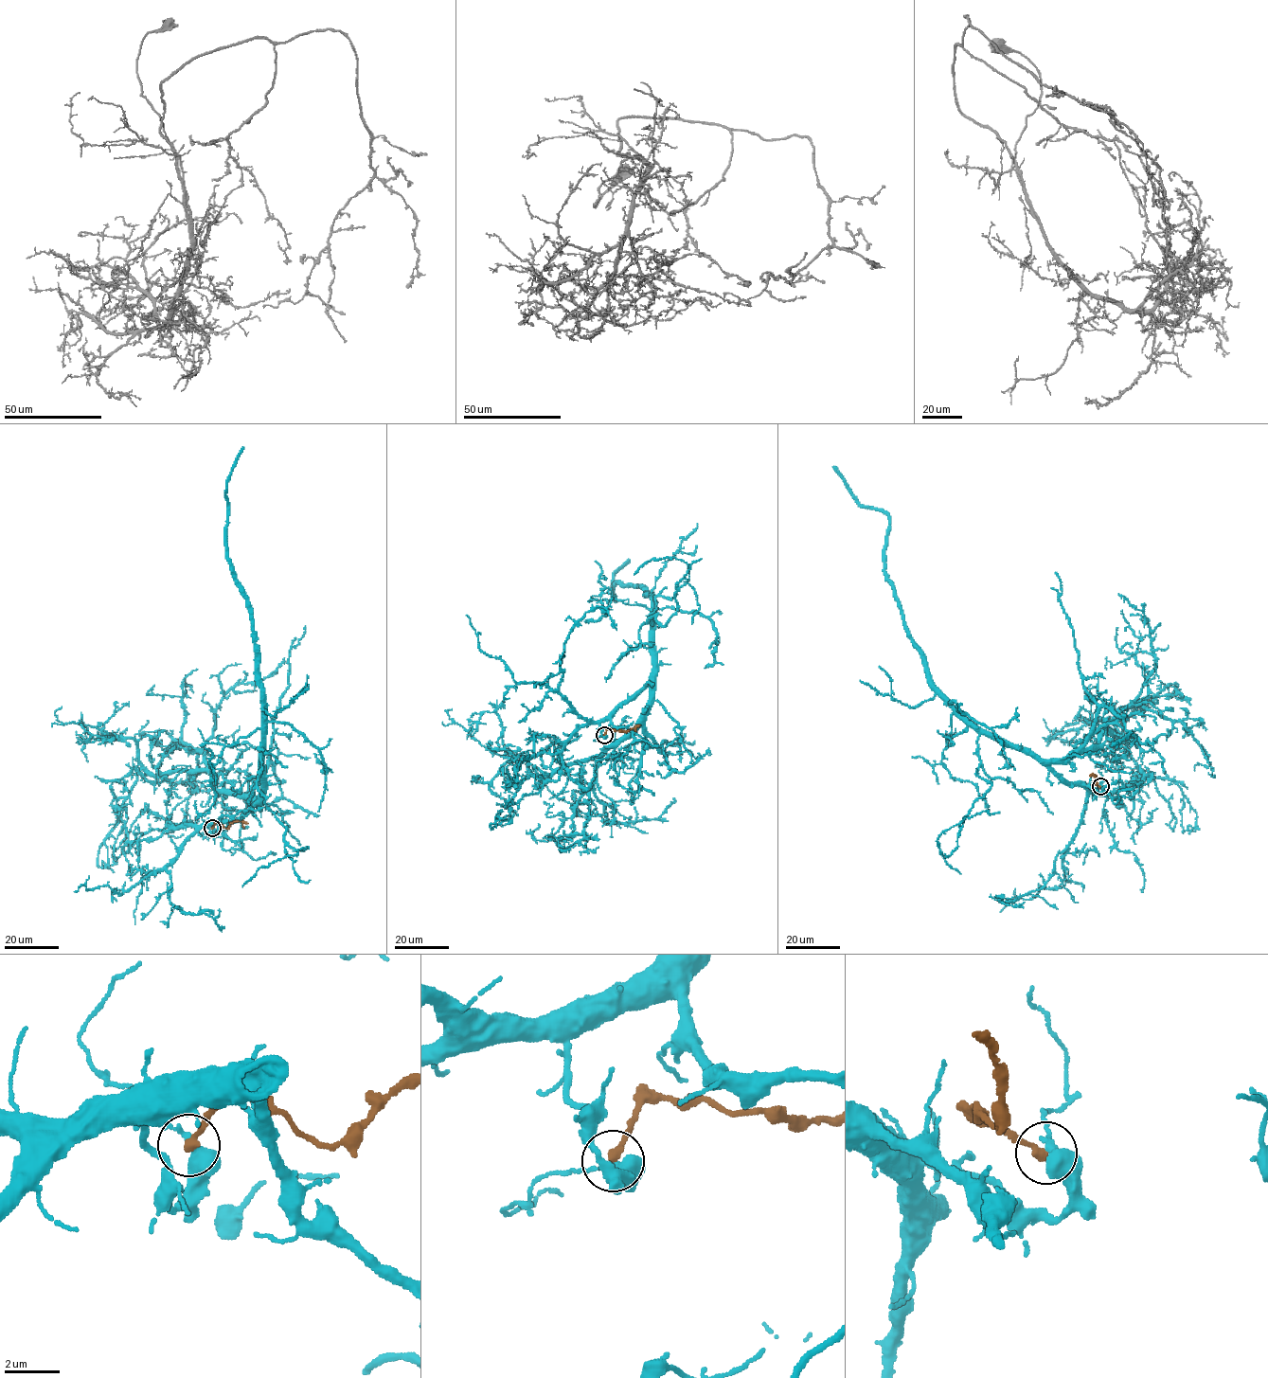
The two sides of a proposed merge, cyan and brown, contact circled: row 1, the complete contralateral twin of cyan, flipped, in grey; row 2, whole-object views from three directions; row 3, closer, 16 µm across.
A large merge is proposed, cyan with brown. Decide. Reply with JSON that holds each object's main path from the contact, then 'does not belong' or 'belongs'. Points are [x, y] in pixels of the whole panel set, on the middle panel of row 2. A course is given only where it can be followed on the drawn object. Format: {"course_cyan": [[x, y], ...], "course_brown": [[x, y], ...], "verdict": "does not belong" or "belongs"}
{"course_cyan": [[604, 735], [599, 723], [652, 671], [651, 598], [620, 582], [615, 600], [613, 594], [614, 574], [629, 559]], "course_brown": [[604, 735], [607, 729], [624, 731], [639, 725]], "verdict": "does not belong"}

